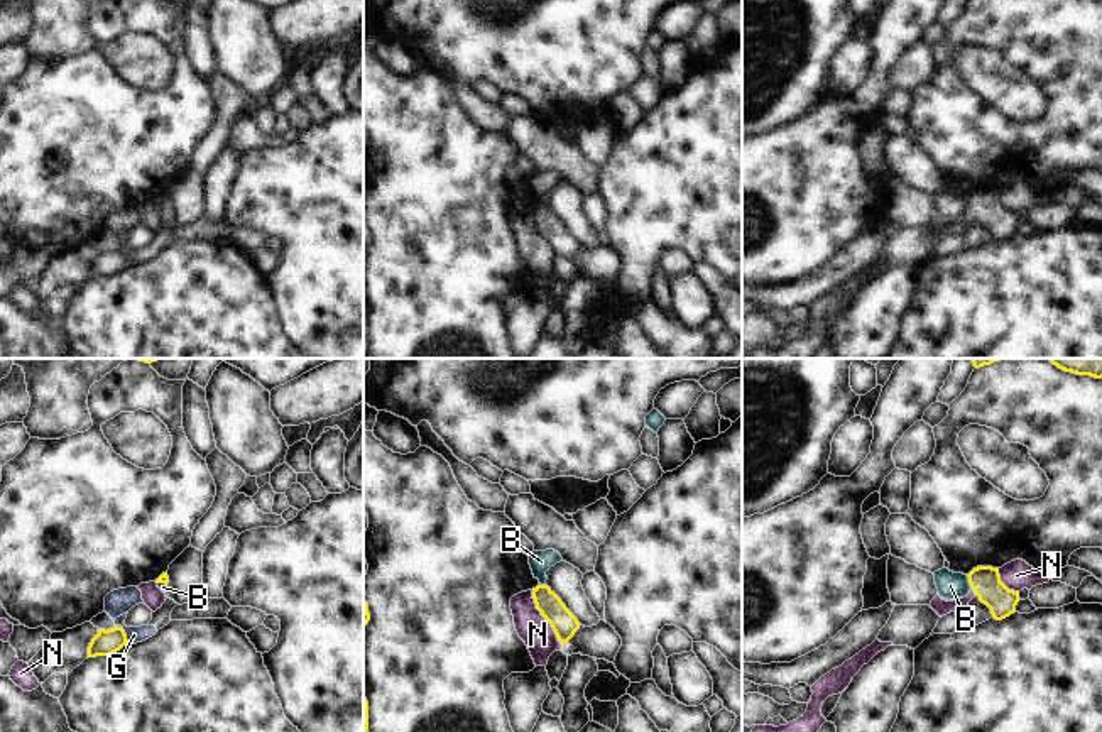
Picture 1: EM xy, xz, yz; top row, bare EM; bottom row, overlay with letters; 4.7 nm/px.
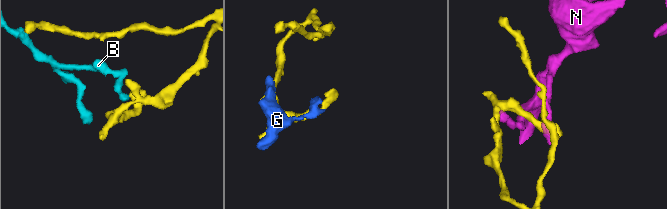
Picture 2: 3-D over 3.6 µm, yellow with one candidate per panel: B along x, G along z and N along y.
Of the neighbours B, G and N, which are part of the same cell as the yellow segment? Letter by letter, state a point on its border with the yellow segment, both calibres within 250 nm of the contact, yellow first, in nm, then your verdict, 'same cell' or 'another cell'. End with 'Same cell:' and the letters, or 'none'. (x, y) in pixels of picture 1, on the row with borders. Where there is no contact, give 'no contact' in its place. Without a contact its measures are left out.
B: yz (969, 582) | 140/130 nm | another cell
G: xy (124, 633) | 120/80 nm | another cell
N: xz (543, 616) | 120/150 nm | another cell
Same cell: none

